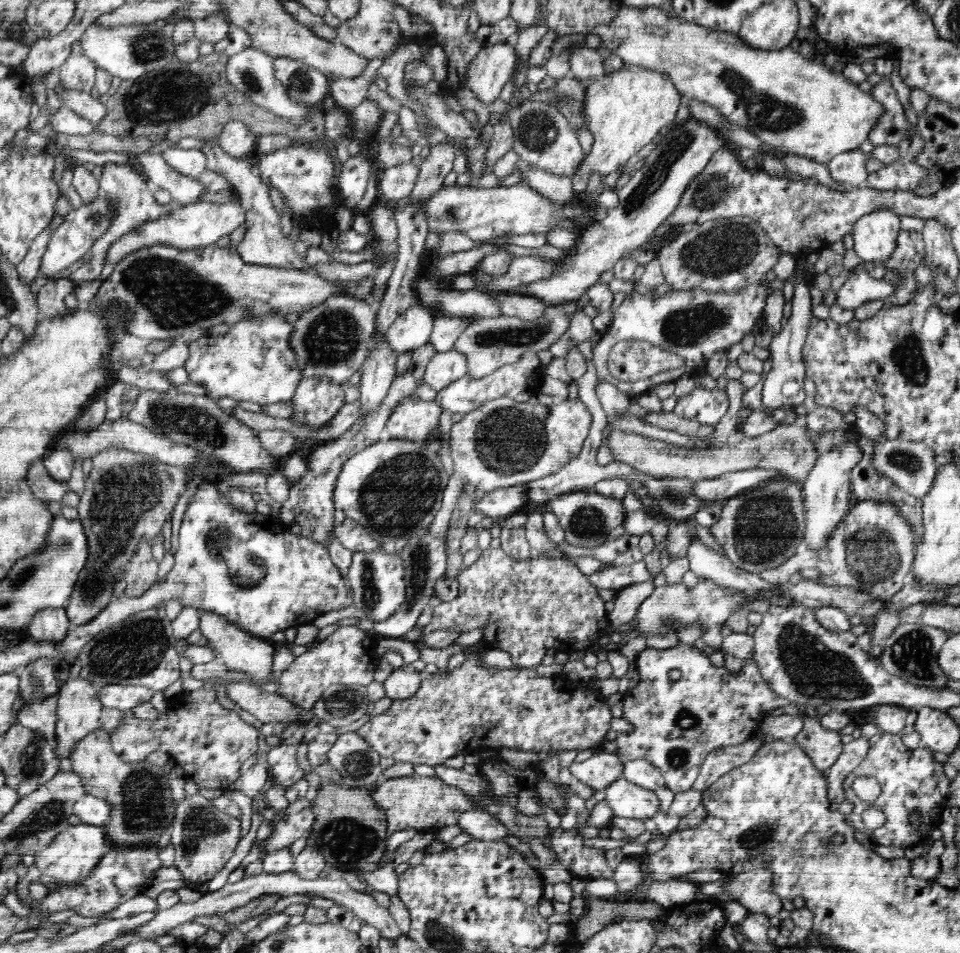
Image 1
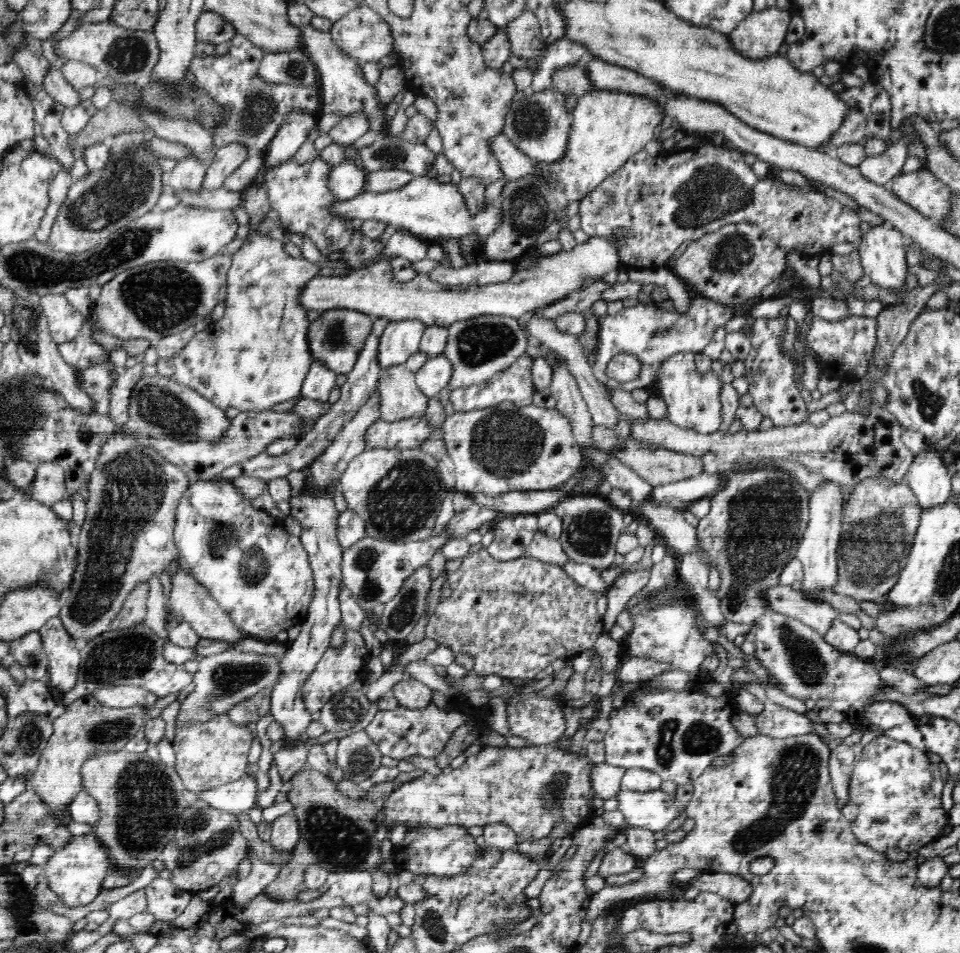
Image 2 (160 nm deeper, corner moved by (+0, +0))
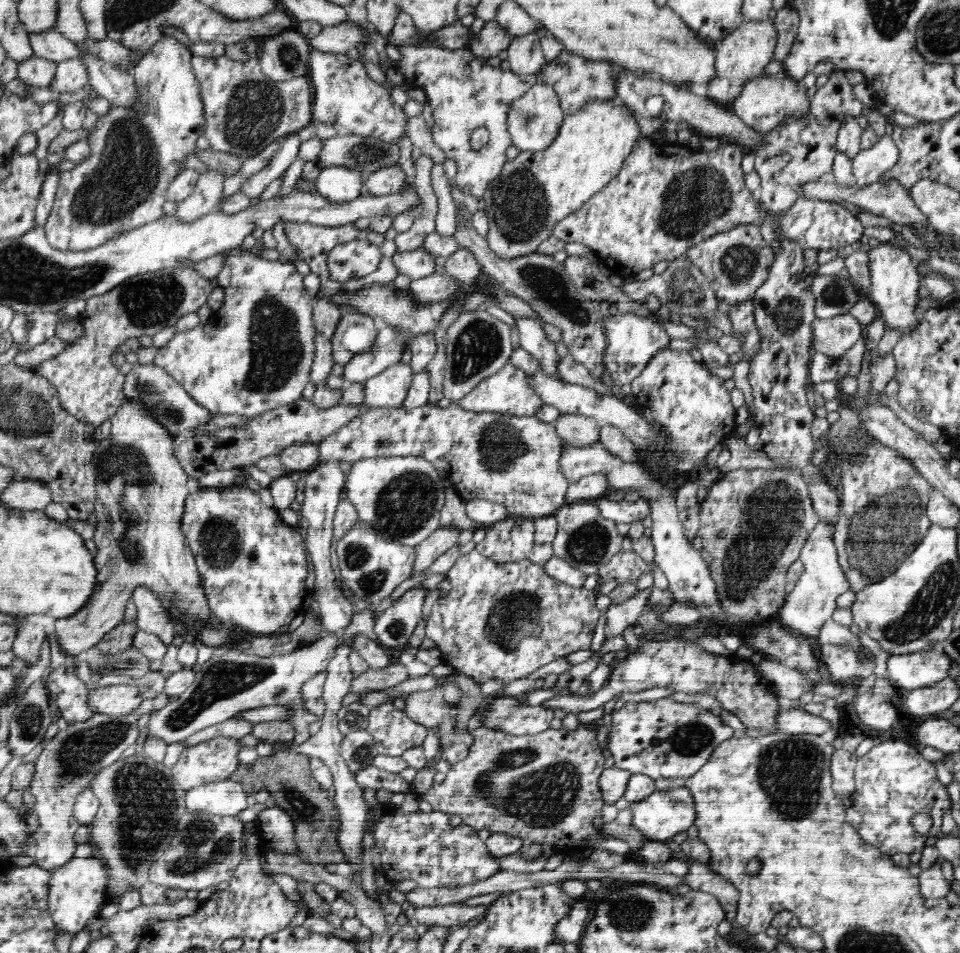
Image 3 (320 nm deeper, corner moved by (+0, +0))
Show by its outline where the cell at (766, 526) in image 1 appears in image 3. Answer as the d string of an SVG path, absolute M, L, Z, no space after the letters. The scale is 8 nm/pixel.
M774 468L772 469L736 469L730 470L720 474L717 480L709 488L707 497L700 502L700 530L699 536L702 538L703 549L710 553L712 556L712 562L710 562L710 571L712 579L716 582L717 592L719 595L720 608L724 613L734 616L736 620L747 624L756 624L762 621L766 621L772 617L778 616L779 610L784 606L787 598L786 594L786 573L787 569L793 564L794 561L799 561L800 554L802 553L803 547L805 546L812 530L819 522L819 516L816 514L813 502L808 492L807 481L803 476L790 469Z

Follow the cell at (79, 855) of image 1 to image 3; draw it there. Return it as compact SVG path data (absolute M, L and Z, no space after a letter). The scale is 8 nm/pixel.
M96 854L86 858L70 858L64 866L50 873L48 910L59 930L75 936L86 929L90 918L98 916L108 897L107 876L105 864Z

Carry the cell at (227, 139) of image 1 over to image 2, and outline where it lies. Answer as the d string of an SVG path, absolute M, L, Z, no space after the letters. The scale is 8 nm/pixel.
M233 143L215 150L213 161L208 164L203 178L203 187L206 191L223 188L224 180L230 176L250 156L249 150Z

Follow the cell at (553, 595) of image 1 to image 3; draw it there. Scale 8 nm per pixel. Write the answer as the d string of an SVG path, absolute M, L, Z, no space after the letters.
M476 550L461 556L458 558L454 567L447 573L448 579L452 584L452 590L450 594L440 597L436 600L434 606L432 606L432 615L427 622L425 633L428 638L431 638L435 643L438 650L441 652L442 663L446 664L448 668L452 668L453 674L460 673L474 679L478 685L482 685L489 680L500 680L503 682L504 687L513 682L532 674L534 671L542 668L549 662L554 662L556 658L562 658L572 654L572 652L578 652L578 650L588 650L592 646L592 638L594 638L594 632L596 632L596 626L601 615L600 610L596 608L596 599L598 590L586 590L586 588L576 588L560 582L550 575L546 574L542 565L536 565L527 559L520 561L512 561L508 563L496 563L489 558L482 556Z

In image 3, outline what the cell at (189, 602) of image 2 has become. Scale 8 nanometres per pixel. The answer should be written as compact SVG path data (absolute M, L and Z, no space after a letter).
M125 398L116 414L113 414L110 434L98 444L91 460L96 476L94 514L97 518L92 539L96 545L93 562L99 582L80 613L56 622L57 643L64 654L77 657L97 645L105 634L118 626L124 618L126 604L138 586L148 588L164 603L171 604L171 608L175 608L175 612L179 612L184 620L201 622L205 626L222 624L210 613L204 587L200 585L198 566L180 529L180 518L184 514L186 499L192 492L193 481L174 455L176 439L164 425L154 419L150 411L146 411L144 403L136 399Z

